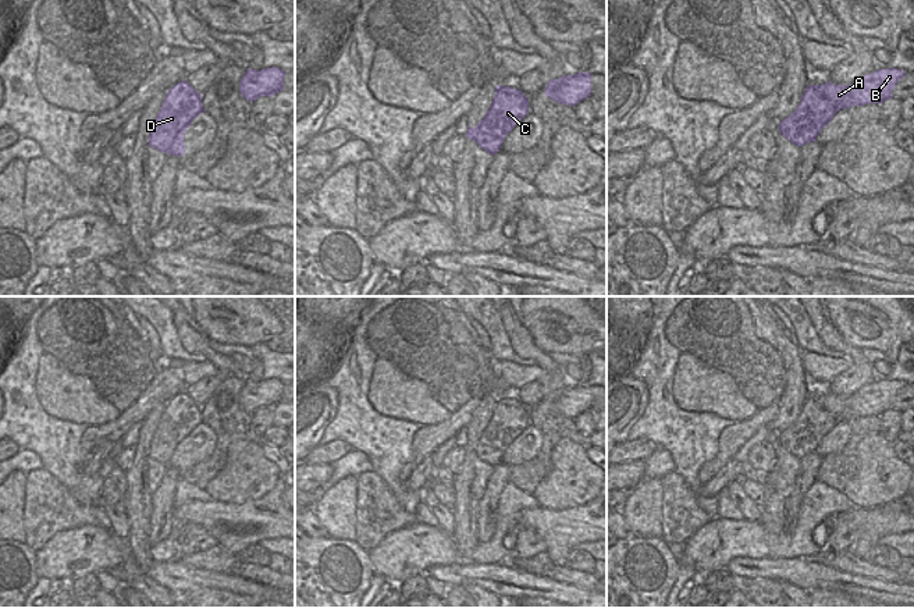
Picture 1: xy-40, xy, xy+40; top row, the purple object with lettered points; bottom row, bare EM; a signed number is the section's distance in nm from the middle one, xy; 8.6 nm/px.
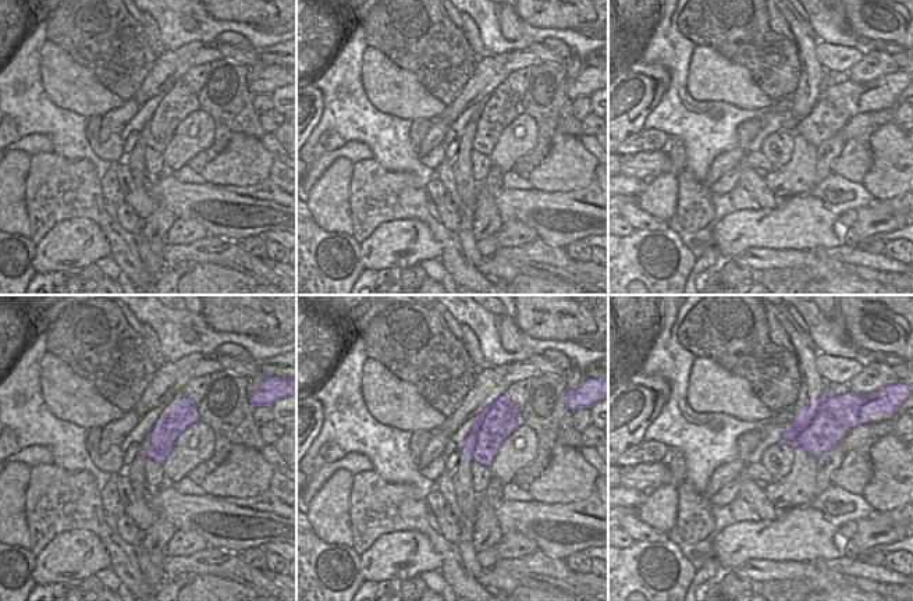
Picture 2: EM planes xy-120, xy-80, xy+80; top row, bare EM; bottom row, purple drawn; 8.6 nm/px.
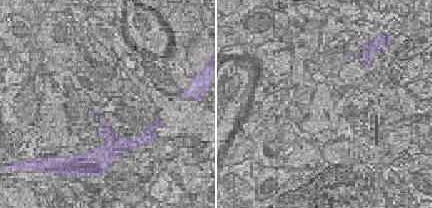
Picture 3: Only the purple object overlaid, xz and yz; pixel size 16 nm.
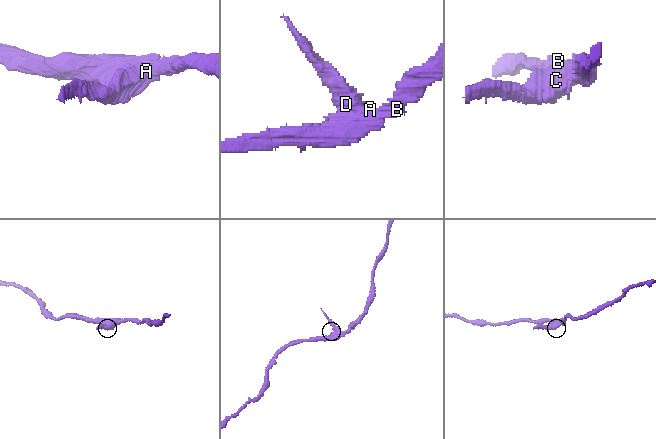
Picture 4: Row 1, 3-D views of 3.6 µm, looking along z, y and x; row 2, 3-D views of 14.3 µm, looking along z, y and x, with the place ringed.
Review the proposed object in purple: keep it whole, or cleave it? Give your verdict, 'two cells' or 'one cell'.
two cells

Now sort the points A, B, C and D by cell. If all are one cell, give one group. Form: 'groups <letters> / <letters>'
groups A B / C D

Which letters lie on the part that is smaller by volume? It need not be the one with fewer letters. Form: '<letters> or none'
C, D

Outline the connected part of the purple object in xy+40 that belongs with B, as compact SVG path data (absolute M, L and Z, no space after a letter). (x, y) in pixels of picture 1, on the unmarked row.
M897 380L876 381L865 385L851 397L835 397L831 392L817 398L822 408L842 420L851 417L865 417L869 415L883 415L893 409L896 395L906 388Z

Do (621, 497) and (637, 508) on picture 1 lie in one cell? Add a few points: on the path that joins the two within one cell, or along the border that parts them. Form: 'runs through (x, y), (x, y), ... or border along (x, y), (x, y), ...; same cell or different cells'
border along (628, 491), (628, 500), (621, 509); different cells

